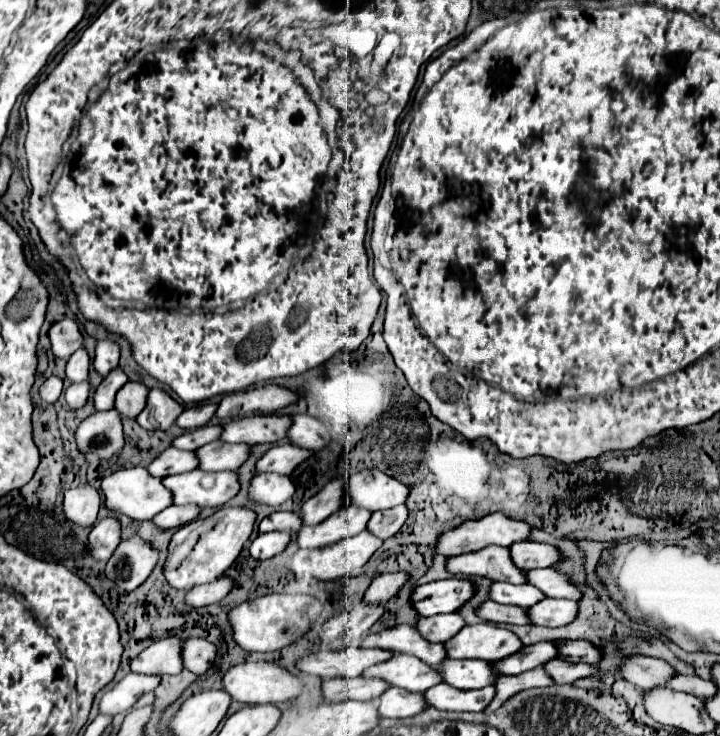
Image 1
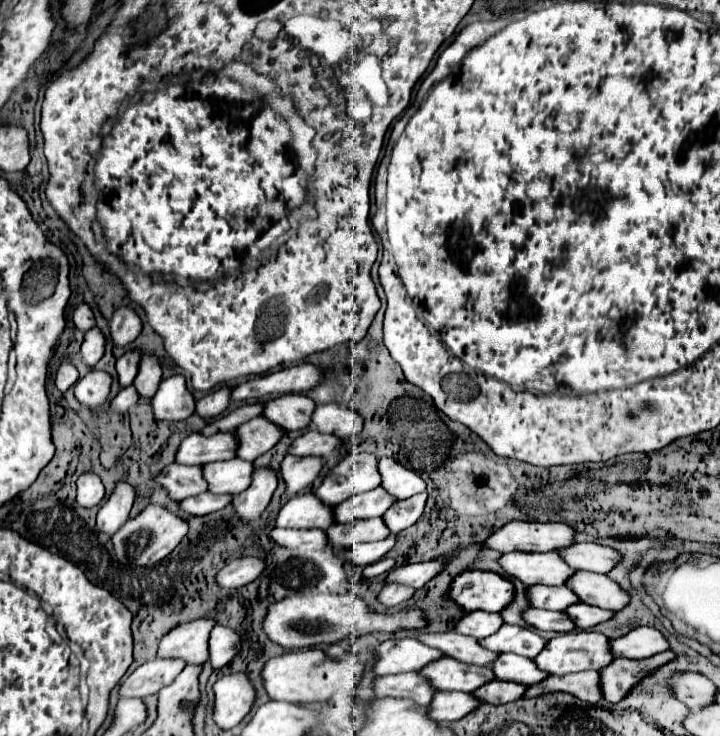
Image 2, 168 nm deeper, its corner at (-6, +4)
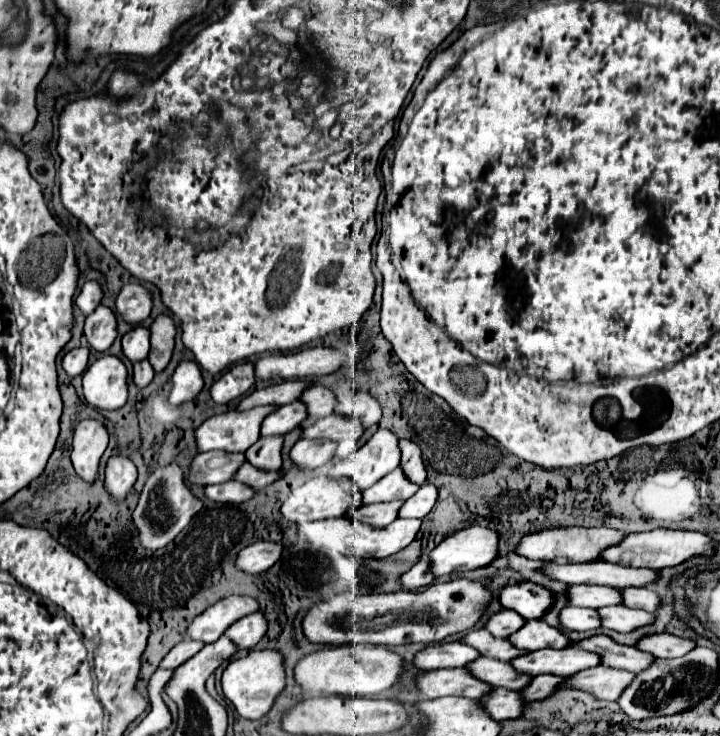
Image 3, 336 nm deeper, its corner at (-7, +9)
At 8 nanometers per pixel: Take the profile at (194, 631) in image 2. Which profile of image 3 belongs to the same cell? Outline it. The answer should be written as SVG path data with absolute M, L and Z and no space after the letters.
M224 597L216 605L208 607L192 625L188 627L188 635L192 639L200 639L204 643L214 643L218 637L238 619L258 611L258 601L254 597Z

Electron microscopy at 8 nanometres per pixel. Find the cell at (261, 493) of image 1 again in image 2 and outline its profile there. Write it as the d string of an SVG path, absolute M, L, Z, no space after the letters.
M287 454L285 460L281 462L285 492L289 496L295 496L301 490L305 490L317 478L323 464L325 464L325 458L297 458Z

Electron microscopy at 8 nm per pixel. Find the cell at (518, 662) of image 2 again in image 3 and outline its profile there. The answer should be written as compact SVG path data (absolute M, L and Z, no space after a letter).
M540 649L540 651L532 651L524 657L518 657L512 661L512 665L516 667L516 671L520 673L528 673L532 677L542 675L542 673L550 673L550 675L574 675L578 671L590 669L600 665L600 655L590 653L590 651L582 651L582 649Z

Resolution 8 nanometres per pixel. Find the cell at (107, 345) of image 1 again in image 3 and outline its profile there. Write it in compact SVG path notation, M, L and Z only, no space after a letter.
M128 283L122 287L116 299L116 311L132 325L142 323L152 309L152 293L140 283Z

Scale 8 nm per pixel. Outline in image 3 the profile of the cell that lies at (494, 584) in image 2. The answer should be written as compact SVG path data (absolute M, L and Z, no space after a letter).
M524 581L520 585L508 585L502 589L500 597L506 609L520 613L524 619L542 619L554 605L554 595L536 583Z

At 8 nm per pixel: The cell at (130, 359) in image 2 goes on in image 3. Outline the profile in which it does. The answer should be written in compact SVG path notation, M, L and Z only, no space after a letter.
M142 325L132 327L132 329L122 337L122 349L124 349L124 355L126 355L132 363L146 359L148 349L150 349L150 329L146 329L146 327L142 327Z

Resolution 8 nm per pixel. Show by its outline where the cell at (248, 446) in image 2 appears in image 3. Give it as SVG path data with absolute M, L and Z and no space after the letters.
M292 401L270 413L262 423L262 435L286 435L296 429L306 419L306 409L302 401Z

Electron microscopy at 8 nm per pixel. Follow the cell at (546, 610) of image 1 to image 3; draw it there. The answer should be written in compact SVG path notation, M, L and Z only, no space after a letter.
M624 605L602 607L602 609L598 609L598 613L602 619L602 627L618 631L618 633L630 633L638 627L652 625L652 621L654 621L652 613L644 613L640 609L630 609Z

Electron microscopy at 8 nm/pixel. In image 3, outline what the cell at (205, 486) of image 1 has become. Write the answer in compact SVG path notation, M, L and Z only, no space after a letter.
M244 463L234 477L236 477L236 481L242 481L242 483L254 487L254 489L264 489L264 487L272 485L274 481L282 479L284 471L278 469L278 473L264 473L264 469L256 469L254 465Z

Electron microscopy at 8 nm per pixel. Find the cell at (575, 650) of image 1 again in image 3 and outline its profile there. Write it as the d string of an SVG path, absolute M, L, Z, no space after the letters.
M660 633L660 635L648 635L640 639L636 647L652 653L654 657L684 657L688 651L696 647L696 643L692 639Z

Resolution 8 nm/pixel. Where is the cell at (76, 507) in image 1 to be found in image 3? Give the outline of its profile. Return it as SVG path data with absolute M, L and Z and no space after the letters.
M82 419L74 427L72 463L76 473L92 483L98 475L98 463L108 447L108 431L98 419Z

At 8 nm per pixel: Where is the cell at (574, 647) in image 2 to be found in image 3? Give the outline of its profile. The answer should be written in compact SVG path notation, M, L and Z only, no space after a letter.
M594 635L594 637L584 639L580 643L572 643L572 647L598 653L602 657L604 665L626 669L626 671L632 671L632 673L640 673L640 671L648 669L648 665L652 665L652 661L656 659L650 653L644 653L636 647L620 645L606 635Z

